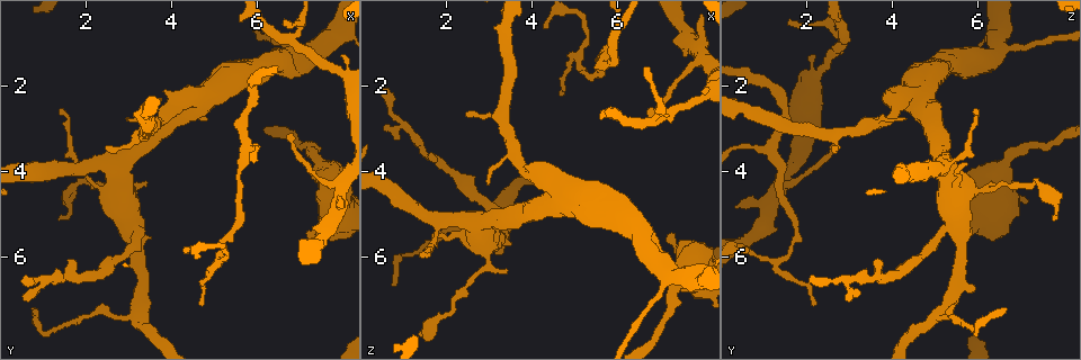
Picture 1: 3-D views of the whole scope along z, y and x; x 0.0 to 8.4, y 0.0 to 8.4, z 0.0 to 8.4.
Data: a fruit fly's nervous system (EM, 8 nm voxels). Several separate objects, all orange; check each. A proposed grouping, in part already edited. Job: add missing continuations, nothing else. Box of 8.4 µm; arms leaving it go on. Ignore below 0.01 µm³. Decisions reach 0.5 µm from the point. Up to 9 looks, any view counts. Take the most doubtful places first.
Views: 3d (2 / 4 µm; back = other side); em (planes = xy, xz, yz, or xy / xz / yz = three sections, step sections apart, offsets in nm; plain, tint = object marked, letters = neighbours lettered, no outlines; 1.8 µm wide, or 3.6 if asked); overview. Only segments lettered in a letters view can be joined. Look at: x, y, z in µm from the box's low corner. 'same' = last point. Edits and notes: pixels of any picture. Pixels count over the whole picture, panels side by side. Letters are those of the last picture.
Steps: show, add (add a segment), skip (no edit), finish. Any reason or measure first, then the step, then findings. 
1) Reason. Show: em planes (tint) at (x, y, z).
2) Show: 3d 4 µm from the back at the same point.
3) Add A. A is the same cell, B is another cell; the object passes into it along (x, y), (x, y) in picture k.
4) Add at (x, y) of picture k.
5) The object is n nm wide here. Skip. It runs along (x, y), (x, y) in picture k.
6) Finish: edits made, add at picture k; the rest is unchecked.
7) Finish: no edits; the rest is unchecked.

Thin end. Show: em planes (letters) at (4.30, 5.75, 0.65).

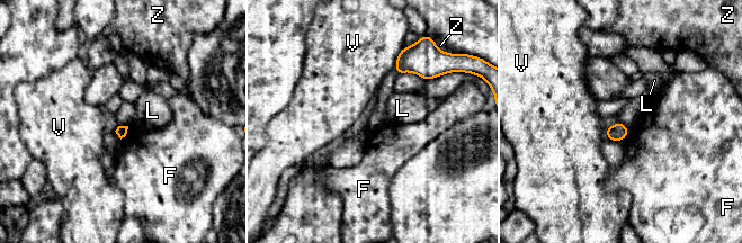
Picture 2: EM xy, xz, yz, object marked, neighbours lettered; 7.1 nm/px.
Skip. F, L, V and Z are other cells; none of them fits.

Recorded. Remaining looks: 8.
Free end. Show: em 3.6 µm xy step 8 (letters) at (4.75, 7.10, 2.15).

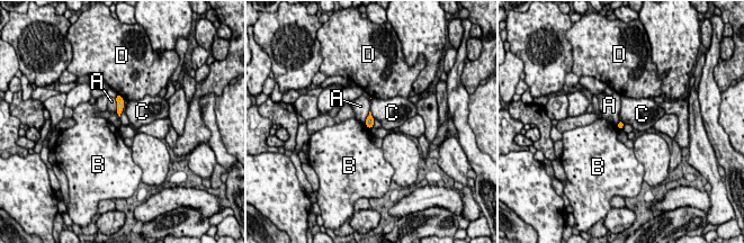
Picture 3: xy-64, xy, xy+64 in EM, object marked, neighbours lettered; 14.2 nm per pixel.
Another direction. Show: em 3.6 µm planes (letters) at the same point.

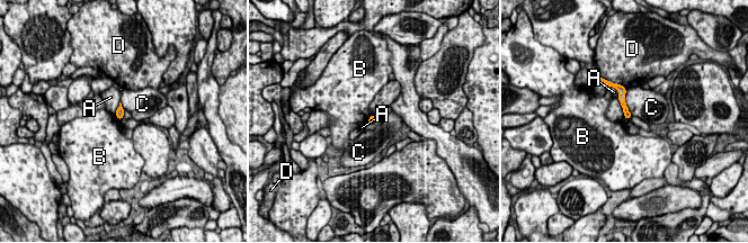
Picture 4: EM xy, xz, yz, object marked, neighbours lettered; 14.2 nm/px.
Skip. A, B, C and D are other cells; it runs along (616, 87), (622, 92), (628, 116) in picture 4; no lettered segment goes on from it.

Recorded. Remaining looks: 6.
Branch stops here. Show: 3d 2 µm at (6.70, 3.15, 2.70).

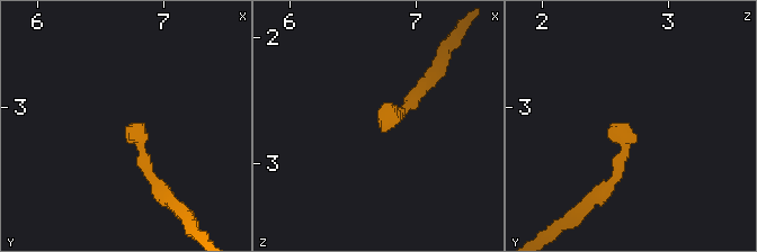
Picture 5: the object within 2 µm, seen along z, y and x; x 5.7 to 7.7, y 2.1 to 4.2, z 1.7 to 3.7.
Show: em planes (letters) at (6.68, 3.20, 2.66).

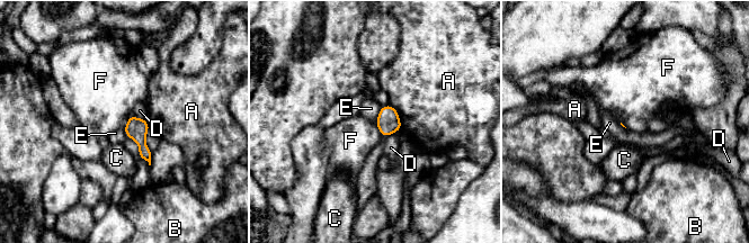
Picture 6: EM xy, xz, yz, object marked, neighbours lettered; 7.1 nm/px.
Skip. A, B, C, D, E and F are other cells; a border runs along (374, 123), (382, 136) in picture 6; none of them fits.

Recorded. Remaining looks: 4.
Tapers out. Show: 3d 4 µm at (7.30, 5.60, 5.50).

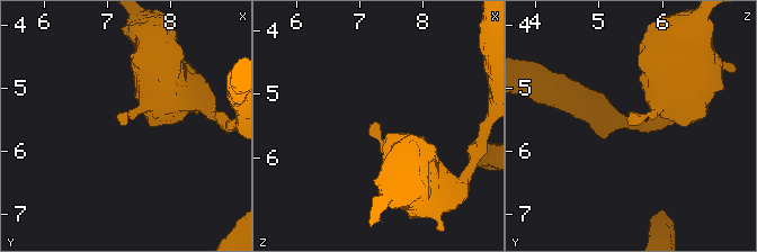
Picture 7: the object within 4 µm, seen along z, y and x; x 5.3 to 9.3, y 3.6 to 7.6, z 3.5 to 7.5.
Need the tissue. Show: em xy step 16 (letters) at (7.35, 5.55, 5.45).

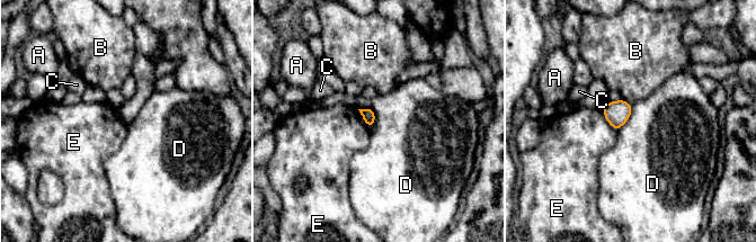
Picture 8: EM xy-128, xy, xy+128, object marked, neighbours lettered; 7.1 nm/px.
Skip. A, B, C, D and E are other cells; a border runs along (632, 105), (629, 119), (617, 131) in picture 8; none of them fits.

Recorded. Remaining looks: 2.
Finish: no edits; the rest is unchecked.

